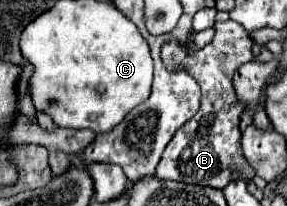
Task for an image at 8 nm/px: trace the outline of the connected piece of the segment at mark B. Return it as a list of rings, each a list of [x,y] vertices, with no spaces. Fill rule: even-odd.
[[[229,19],[225,23],[215,23],[215,37],[209,45],[205,45],[193,55],[185,53],[185,67],[197,79],[201,93],[203,93],[201,107],[193,115],[193,119],[189,119],[175,133],[171,143],[165,147],[161,161],[157,165],[157,171],[155,171],[157,179],[161,181],[171,179],[171,181],[181,181],[181,183],[195,183],[195,185],[223,189],[229,181],[237,177],[243,177],[247,181],[255,175],[241,153],[239,119],[243,113],[243,105],[235,97],[235,91],[233,91],[233,73],[237,71],[239,65],[253,59],[249,43],[253,41],[247,35],[247,31],[239,23]],[[199,131],[207,131],[209,135],[205,137]]]

